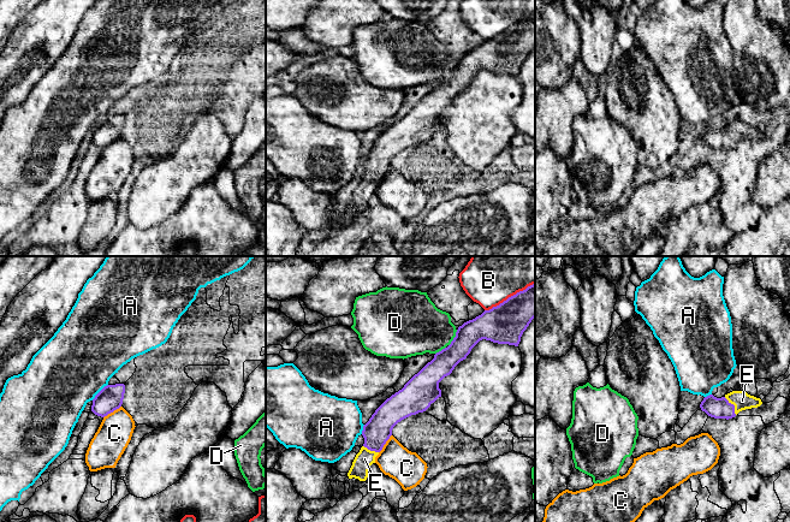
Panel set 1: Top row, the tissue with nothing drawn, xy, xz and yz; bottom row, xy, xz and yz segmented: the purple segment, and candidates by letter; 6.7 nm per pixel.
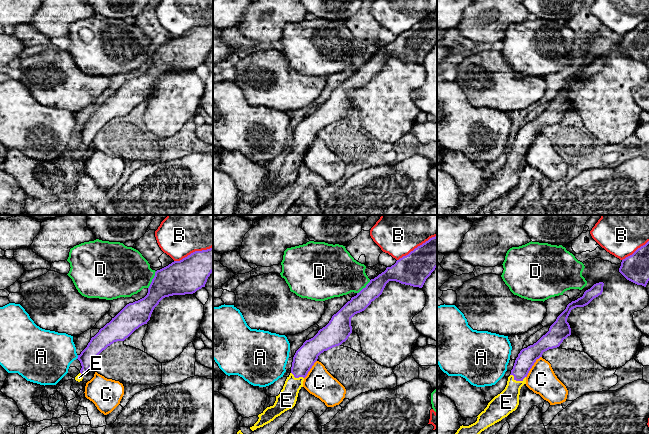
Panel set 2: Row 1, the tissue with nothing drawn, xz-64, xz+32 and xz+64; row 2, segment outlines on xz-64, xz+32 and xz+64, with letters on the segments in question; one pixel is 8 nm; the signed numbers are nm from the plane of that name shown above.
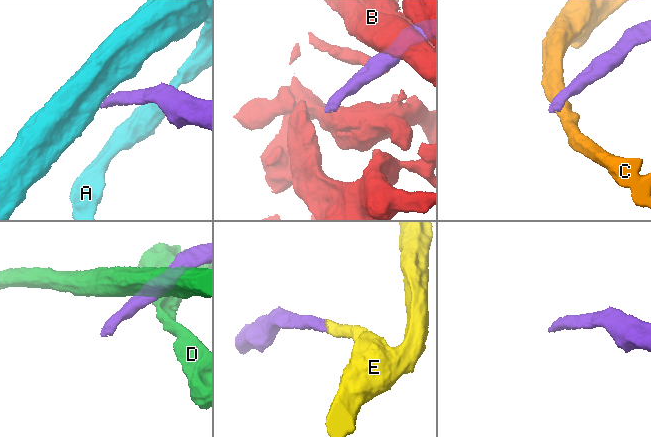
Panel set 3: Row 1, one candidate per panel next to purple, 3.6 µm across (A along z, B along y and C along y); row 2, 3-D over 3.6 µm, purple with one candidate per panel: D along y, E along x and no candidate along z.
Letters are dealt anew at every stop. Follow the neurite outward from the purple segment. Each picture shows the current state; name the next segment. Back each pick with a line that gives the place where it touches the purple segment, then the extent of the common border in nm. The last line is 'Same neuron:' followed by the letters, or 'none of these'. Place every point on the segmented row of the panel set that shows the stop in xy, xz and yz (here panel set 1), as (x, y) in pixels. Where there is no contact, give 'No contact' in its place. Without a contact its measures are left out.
E: Touches purple at yz (734, 405). Shared border 150 nm
Same neuron: E

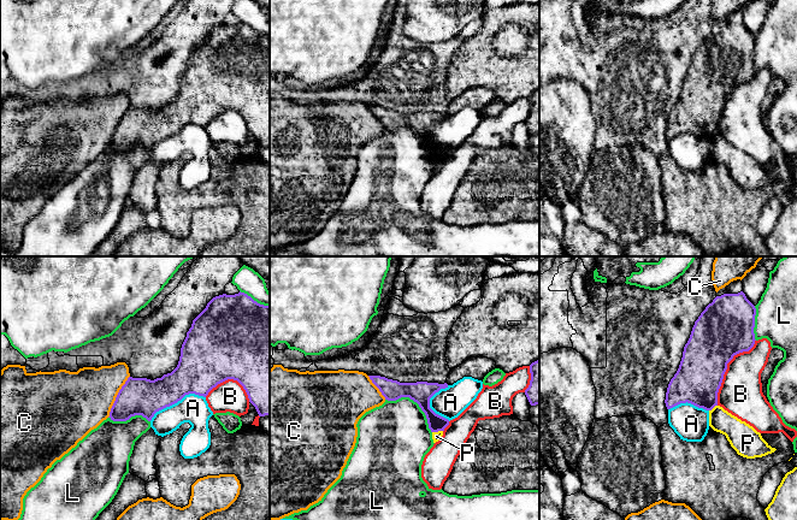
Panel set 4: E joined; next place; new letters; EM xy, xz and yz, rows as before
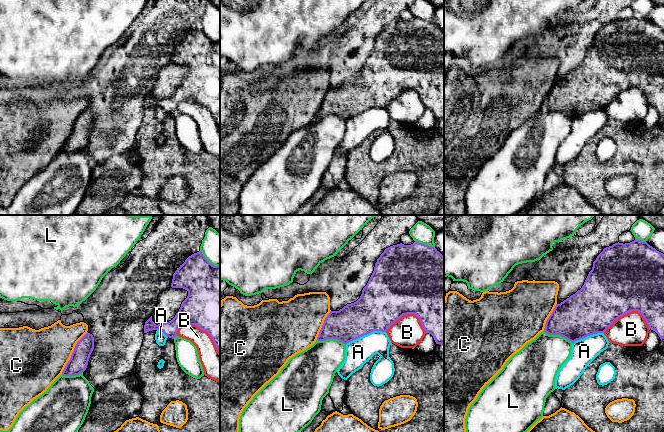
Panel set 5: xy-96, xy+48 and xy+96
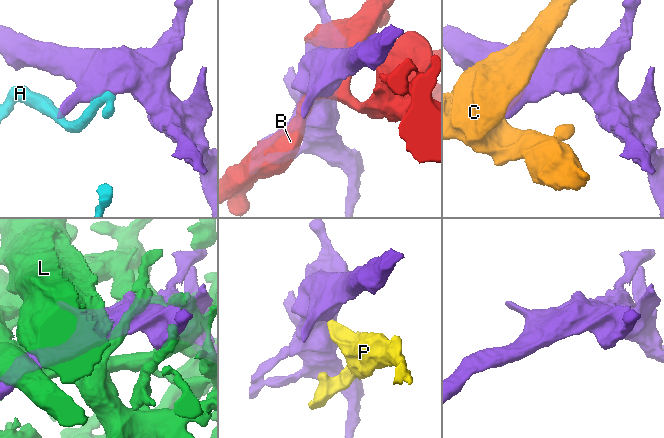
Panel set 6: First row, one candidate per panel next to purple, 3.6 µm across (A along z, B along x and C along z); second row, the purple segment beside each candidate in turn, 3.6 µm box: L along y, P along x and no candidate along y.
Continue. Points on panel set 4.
Same neuron: none of these

